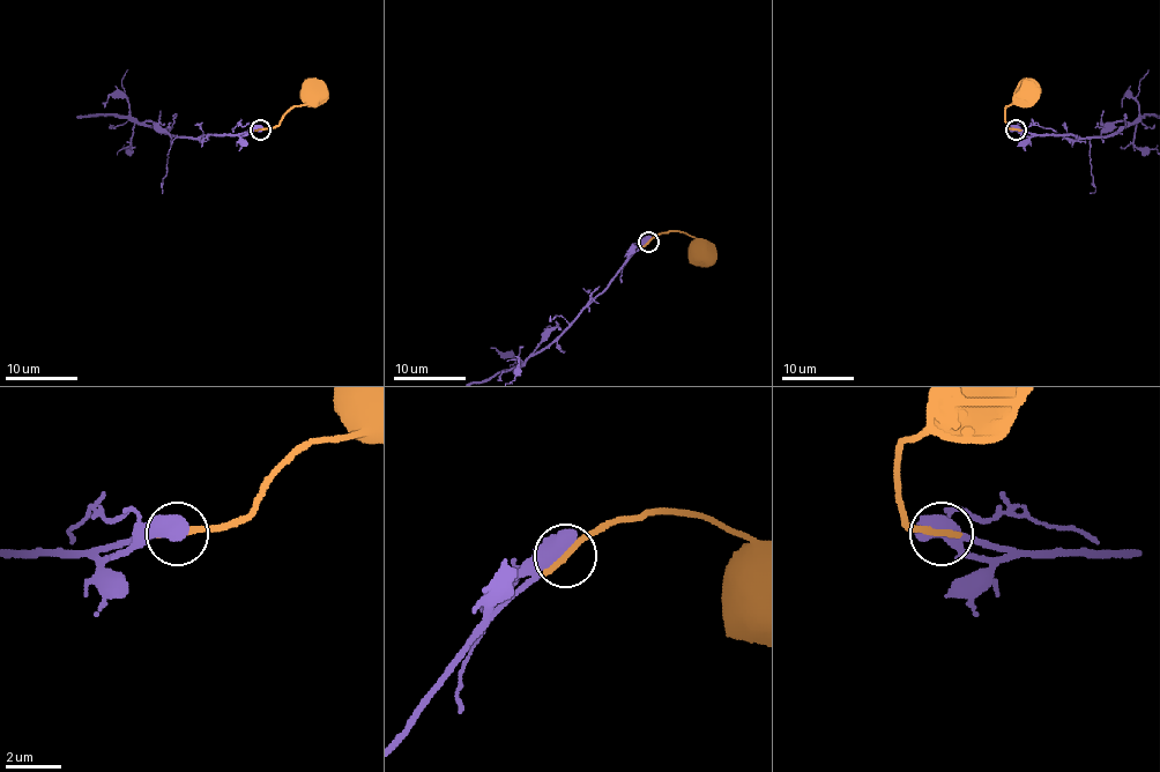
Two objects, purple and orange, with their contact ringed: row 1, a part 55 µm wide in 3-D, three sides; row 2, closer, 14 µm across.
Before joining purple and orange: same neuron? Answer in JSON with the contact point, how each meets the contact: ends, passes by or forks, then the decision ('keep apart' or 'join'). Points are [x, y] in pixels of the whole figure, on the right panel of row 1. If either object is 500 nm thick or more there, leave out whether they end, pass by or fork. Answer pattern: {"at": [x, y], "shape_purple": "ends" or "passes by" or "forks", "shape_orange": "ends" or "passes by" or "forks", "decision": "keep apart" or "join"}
{"at": [1016, 130], "decision": "join"}

